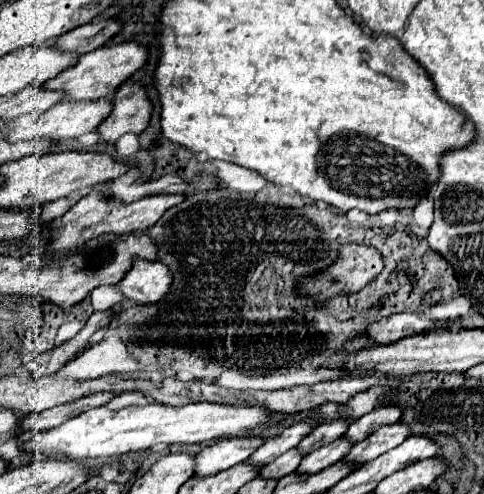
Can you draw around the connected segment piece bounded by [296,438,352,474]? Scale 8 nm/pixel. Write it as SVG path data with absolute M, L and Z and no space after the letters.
M338 440L338 442L332 442L328 446L322 446L310 454L306 454L306 458L302 458L302 462L298 464L296 468L296 474L314 474L314 472L320 472L332 464L336 464L348 450L350 450L352 444L346 444L346 440Z

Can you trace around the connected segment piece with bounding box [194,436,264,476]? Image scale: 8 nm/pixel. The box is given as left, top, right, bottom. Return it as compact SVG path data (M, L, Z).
M218 440L194 456L194 476L212 476L244 462L264 440Z

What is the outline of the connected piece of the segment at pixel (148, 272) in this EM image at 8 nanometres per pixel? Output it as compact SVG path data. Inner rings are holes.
M134 258L130 270L114 288L134 302L158 302L170 288L170 272L158 260Z

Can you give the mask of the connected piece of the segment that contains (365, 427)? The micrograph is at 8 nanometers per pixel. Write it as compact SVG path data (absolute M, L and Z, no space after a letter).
M396 406L376 408L376 410L372 410L372 412L356 418L356 420L350 424L348 432L344 434L344 438L346 438L348 442L356 444L356 442L362 442L362 440L364 440L366 436L370 436L372 432L376 432L378 428L388 426L388 424L394 424L394 422L398 422L398 420L400 420L400 408L396 408Z

